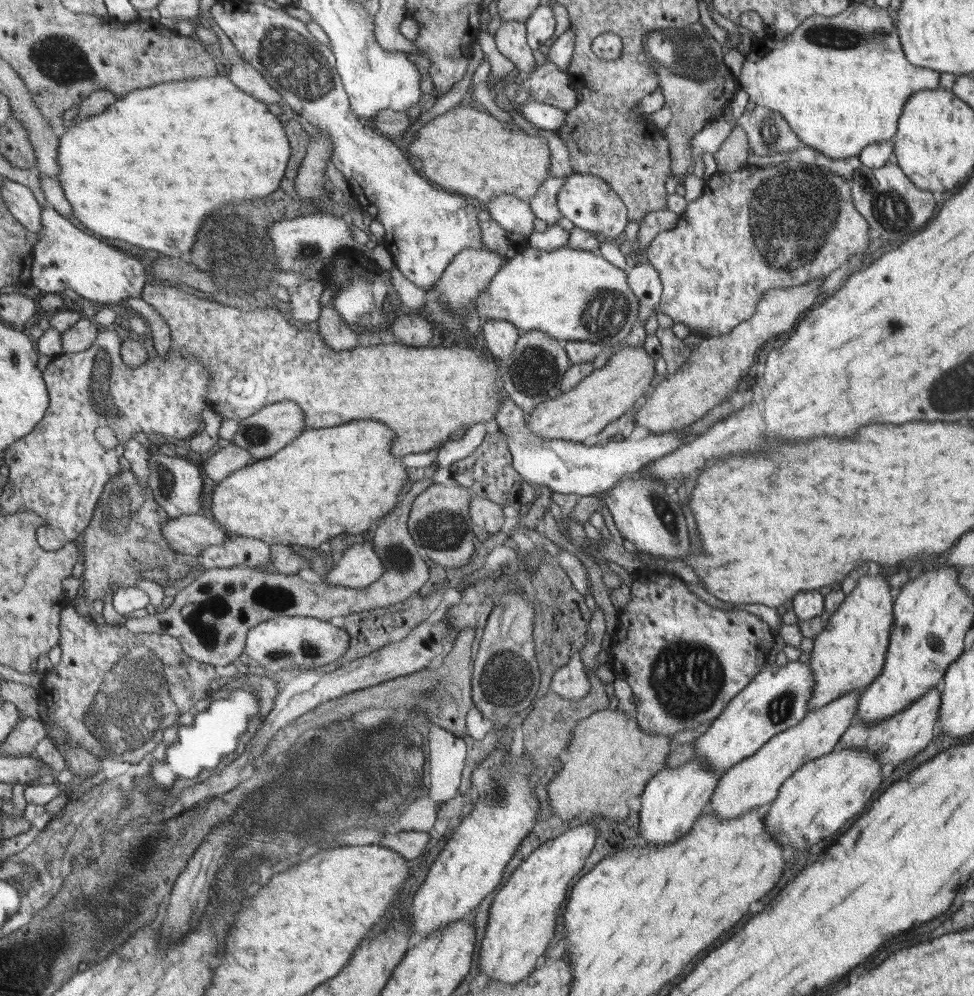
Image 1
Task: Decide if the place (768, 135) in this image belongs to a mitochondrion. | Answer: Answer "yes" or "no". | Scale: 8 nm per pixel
yes

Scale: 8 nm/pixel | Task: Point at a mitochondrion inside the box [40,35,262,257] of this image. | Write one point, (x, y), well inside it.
(202, 210)

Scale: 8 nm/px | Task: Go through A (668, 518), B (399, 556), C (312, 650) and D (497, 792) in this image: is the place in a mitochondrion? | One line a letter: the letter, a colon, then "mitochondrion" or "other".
A: mitochondrion
B: mitochondrion
C: mitochondrion
D: mitochondrion

